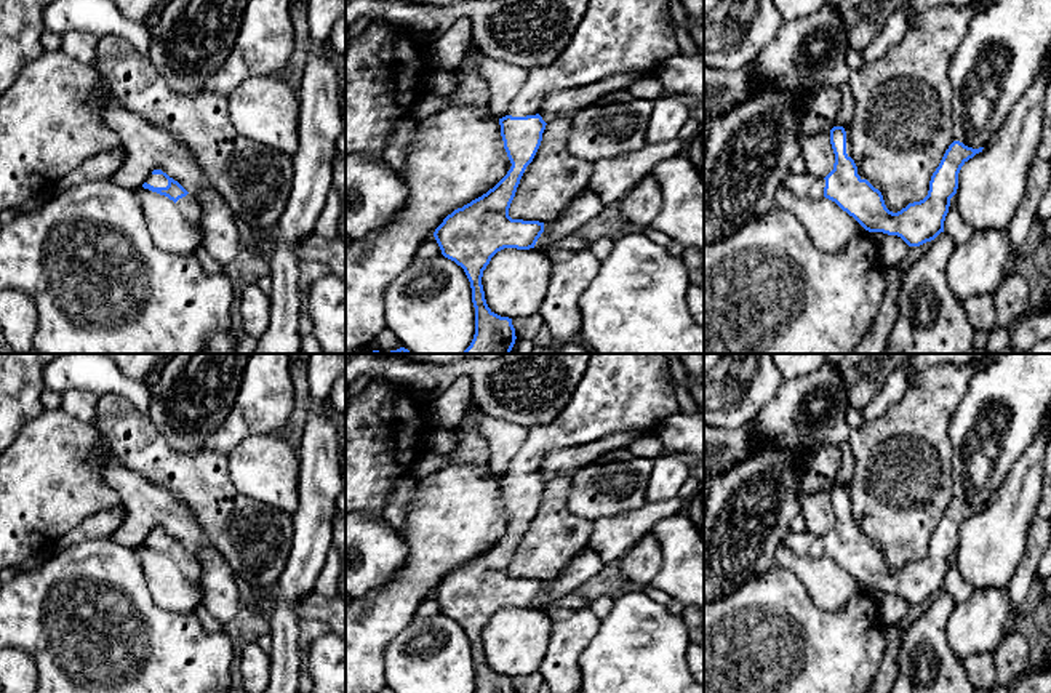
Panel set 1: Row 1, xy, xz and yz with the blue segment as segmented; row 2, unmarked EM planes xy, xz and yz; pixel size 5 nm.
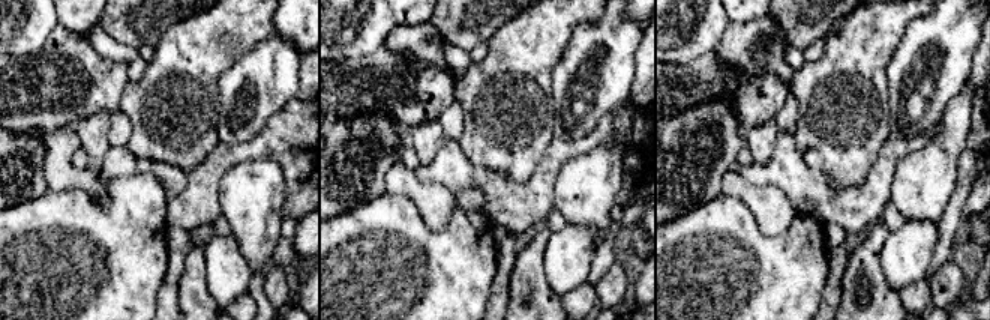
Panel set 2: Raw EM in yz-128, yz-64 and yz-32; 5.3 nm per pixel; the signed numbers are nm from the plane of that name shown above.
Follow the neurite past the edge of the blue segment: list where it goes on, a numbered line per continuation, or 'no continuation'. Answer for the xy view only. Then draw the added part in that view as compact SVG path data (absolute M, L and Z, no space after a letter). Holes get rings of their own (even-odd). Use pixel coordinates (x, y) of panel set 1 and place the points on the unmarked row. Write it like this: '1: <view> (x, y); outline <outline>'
1: xy (154, 538); outline M150 533L146 541L154 546L166 546L168 544L168 538L163 533Z

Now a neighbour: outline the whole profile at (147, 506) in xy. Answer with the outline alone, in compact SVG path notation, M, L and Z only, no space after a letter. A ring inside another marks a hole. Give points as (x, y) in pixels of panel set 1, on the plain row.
M109 451L99 466L101 479L120 496L126 511L123 523L110 536L114 541L139 547L154 528L162 528L189 552L210 543L205 527L168 488L120 464Z

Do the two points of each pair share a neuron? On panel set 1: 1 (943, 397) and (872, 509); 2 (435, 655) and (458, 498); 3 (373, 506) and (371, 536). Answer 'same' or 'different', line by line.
1: same
2: different
3: different

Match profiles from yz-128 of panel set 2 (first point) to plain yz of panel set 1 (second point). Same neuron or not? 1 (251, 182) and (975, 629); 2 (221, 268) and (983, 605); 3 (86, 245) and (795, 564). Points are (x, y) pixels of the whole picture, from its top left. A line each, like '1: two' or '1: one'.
1: two
2: one
3: two

